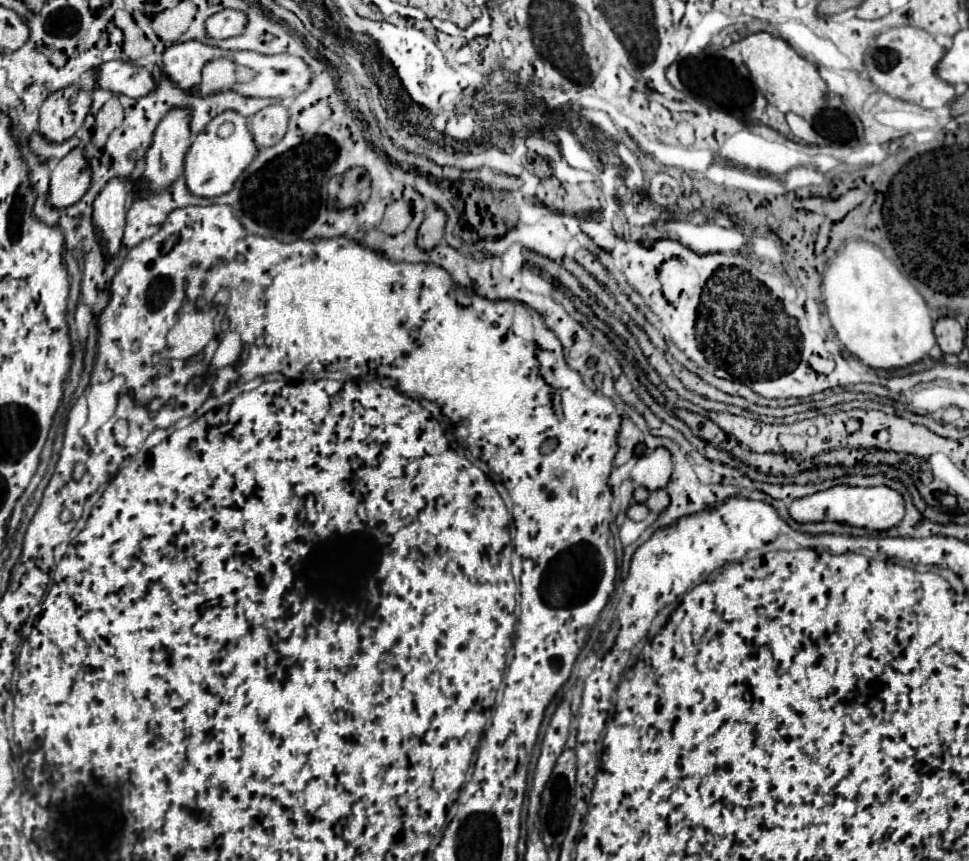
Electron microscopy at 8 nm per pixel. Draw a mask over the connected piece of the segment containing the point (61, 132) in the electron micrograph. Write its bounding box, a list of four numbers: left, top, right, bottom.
[39,87,93,141]

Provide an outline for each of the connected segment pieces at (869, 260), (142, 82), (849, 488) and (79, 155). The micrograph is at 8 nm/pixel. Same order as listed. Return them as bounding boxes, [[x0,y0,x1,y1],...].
[[821,239,935,369],[99,59,157,99],[789,485,905,531],[49,147,91,207]]

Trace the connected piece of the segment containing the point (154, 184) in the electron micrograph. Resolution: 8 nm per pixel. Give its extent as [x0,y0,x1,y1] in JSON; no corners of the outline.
[143,107,191,193]

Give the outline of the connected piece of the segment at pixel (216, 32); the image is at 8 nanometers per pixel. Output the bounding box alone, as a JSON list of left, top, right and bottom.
[207,9,247,39]

